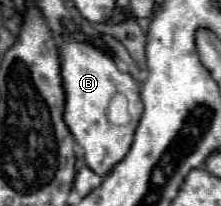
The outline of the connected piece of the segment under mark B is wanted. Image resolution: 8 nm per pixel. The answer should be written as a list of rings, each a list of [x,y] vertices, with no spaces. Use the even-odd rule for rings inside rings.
[[[64,37],[62,43],[62,81],[66,89],[66,113],[64,113],[66,125],[70,127],[78,145],[84,149],[86,165],[96,175],[106,177],[106,173],[110,173],[110,169],[114,169],[114,165],[122,161],[122,157],[126,157],[132,145],[134,129],[138,127],[142,115],[140,87],[132,81],[128,73],[118,71],[116,63],[108,55],[104,55],[90,43],[80,43],[72,37]],[[116,93],[128,97],[130,121],[126,125],[114,125],[106,117],[108,103]]]

